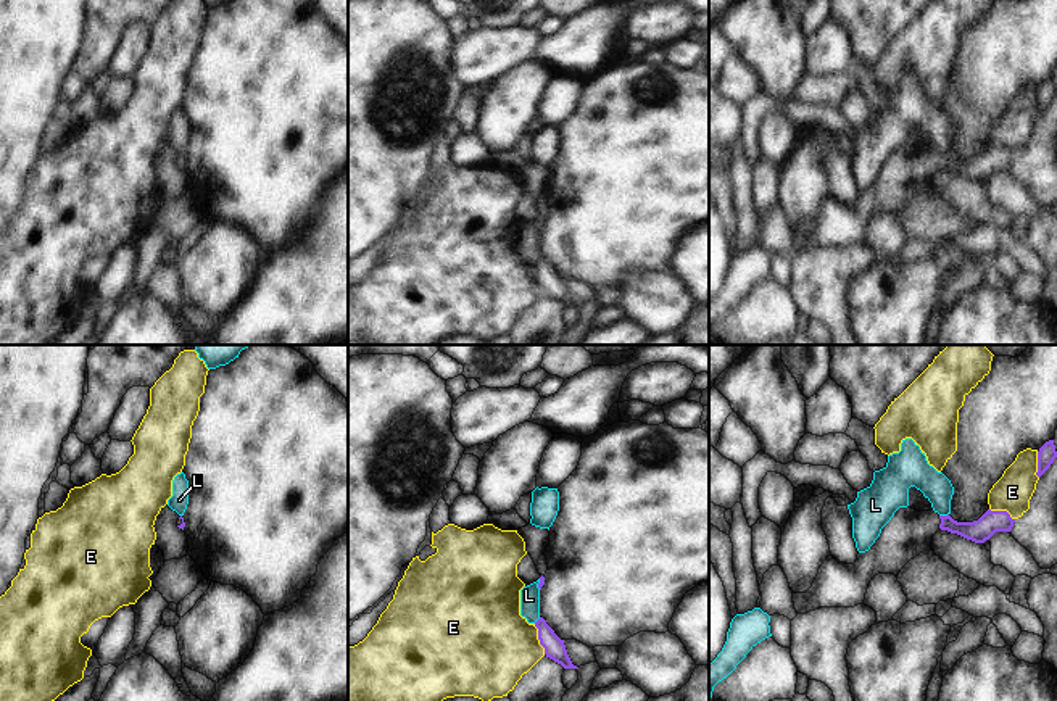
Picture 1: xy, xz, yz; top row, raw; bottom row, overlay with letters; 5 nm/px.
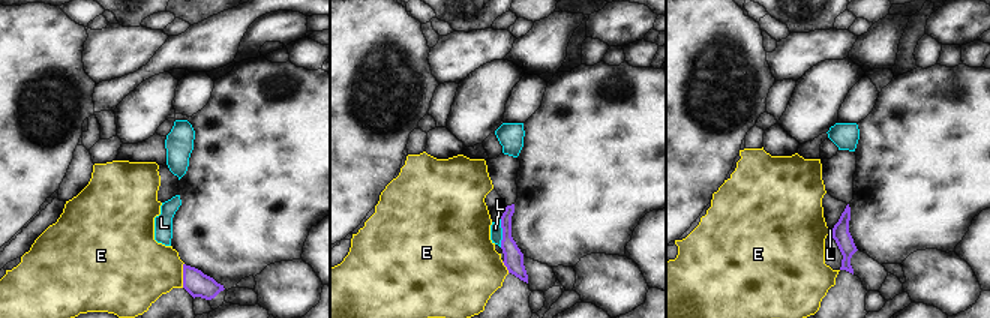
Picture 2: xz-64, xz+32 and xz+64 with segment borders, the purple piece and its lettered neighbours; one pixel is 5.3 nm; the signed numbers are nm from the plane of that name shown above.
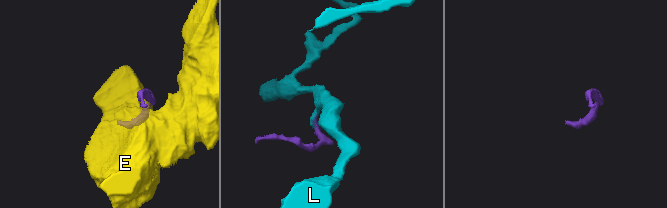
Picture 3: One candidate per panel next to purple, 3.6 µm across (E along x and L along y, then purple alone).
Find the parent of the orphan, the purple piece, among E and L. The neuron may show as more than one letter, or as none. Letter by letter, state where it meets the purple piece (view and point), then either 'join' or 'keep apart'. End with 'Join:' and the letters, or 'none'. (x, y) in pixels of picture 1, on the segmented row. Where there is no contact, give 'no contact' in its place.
E: meets purple in xz at (538, 638); keep apart
L: meets purple in yz at (943, 516); keep apart
Join: none

